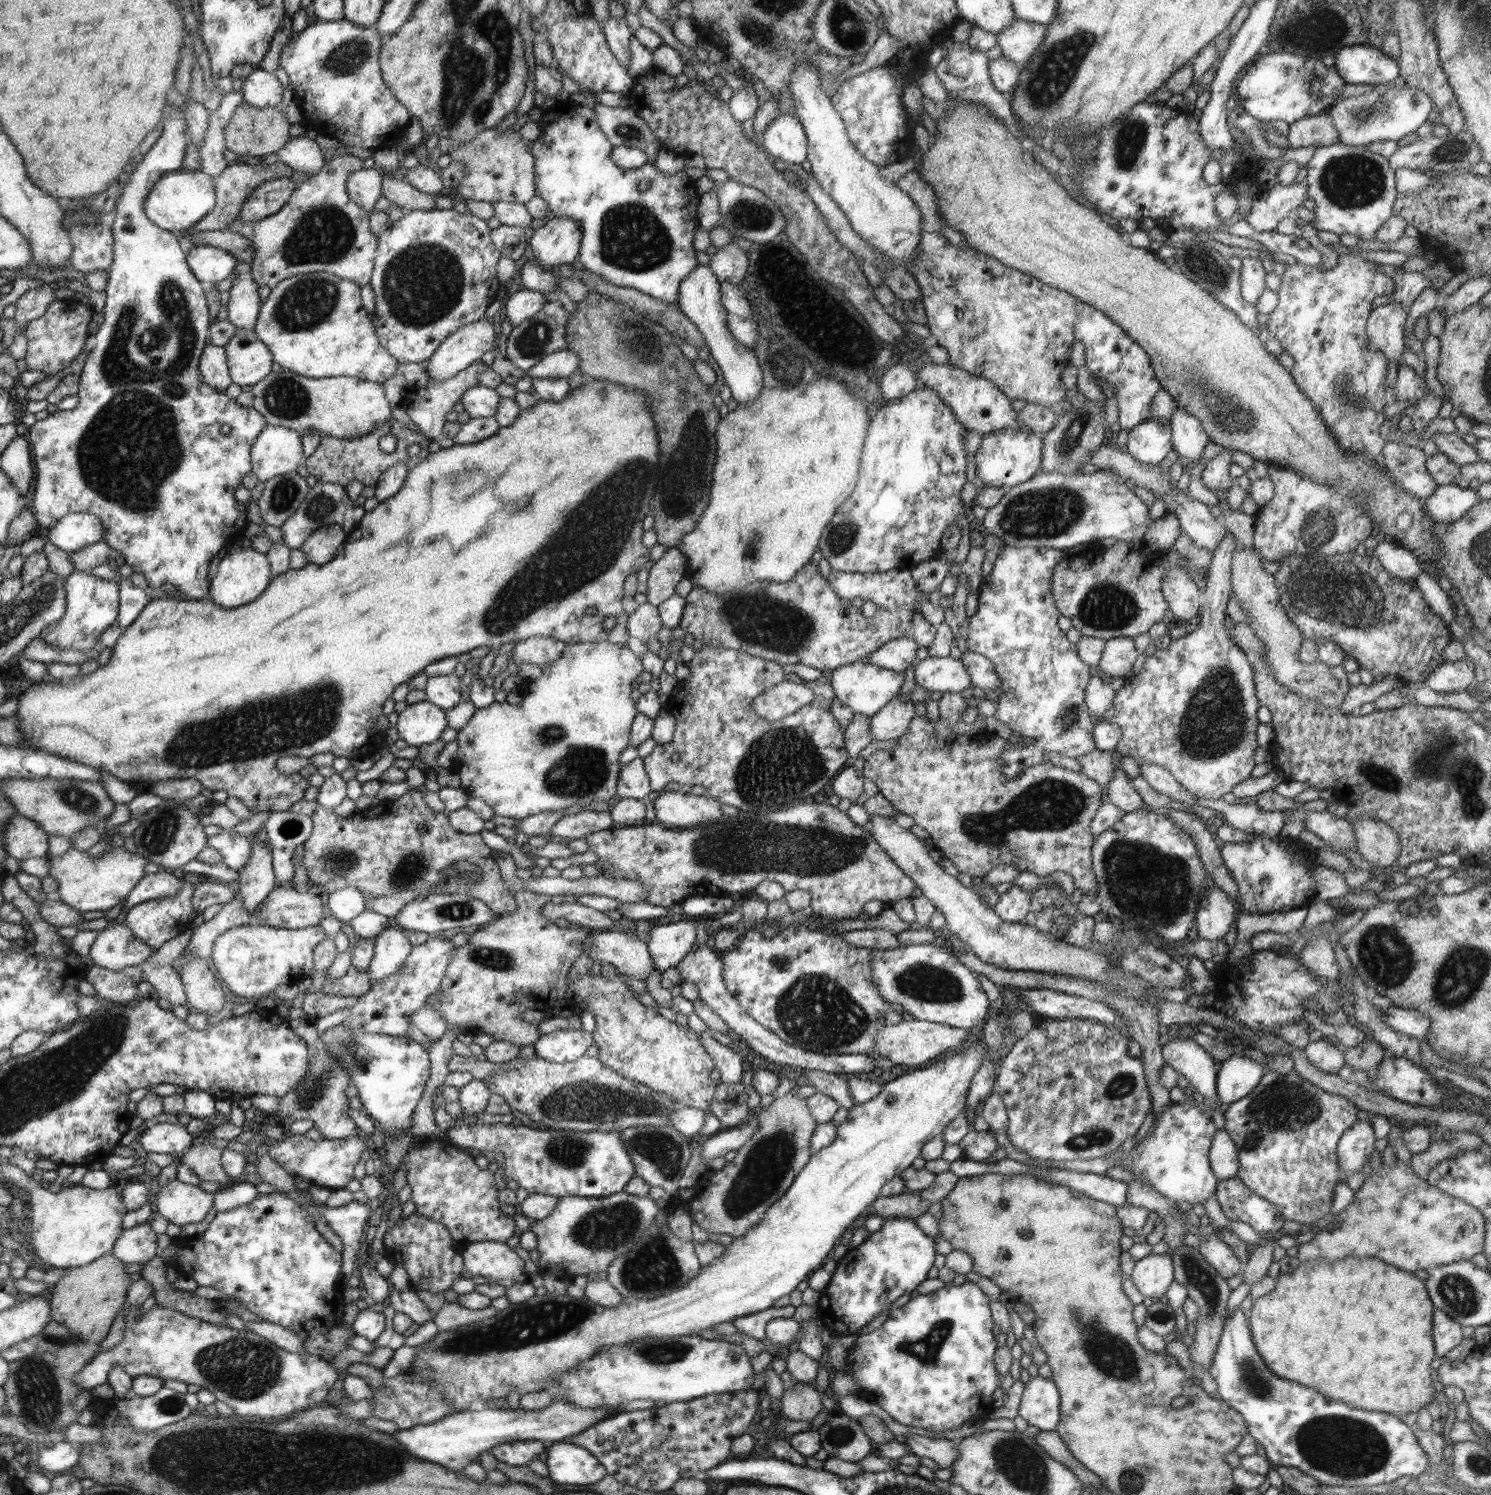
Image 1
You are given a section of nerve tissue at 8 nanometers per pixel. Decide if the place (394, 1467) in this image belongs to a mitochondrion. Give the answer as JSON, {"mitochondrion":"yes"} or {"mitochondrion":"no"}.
{"mitochondrion":"yes"}

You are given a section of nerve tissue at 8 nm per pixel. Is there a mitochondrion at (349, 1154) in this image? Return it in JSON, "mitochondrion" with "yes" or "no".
{"mitochondrion":"no"}

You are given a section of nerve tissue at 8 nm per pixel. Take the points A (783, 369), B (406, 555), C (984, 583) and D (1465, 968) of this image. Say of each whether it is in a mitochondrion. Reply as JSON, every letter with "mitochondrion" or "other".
{"A":"mitochondrion","B":"other","C":"other","D":"mitochondrion"}

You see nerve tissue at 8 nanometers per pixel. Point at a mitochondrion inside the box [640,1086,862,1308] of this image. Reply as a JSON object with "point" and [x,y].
{"point":[769,1162]}

